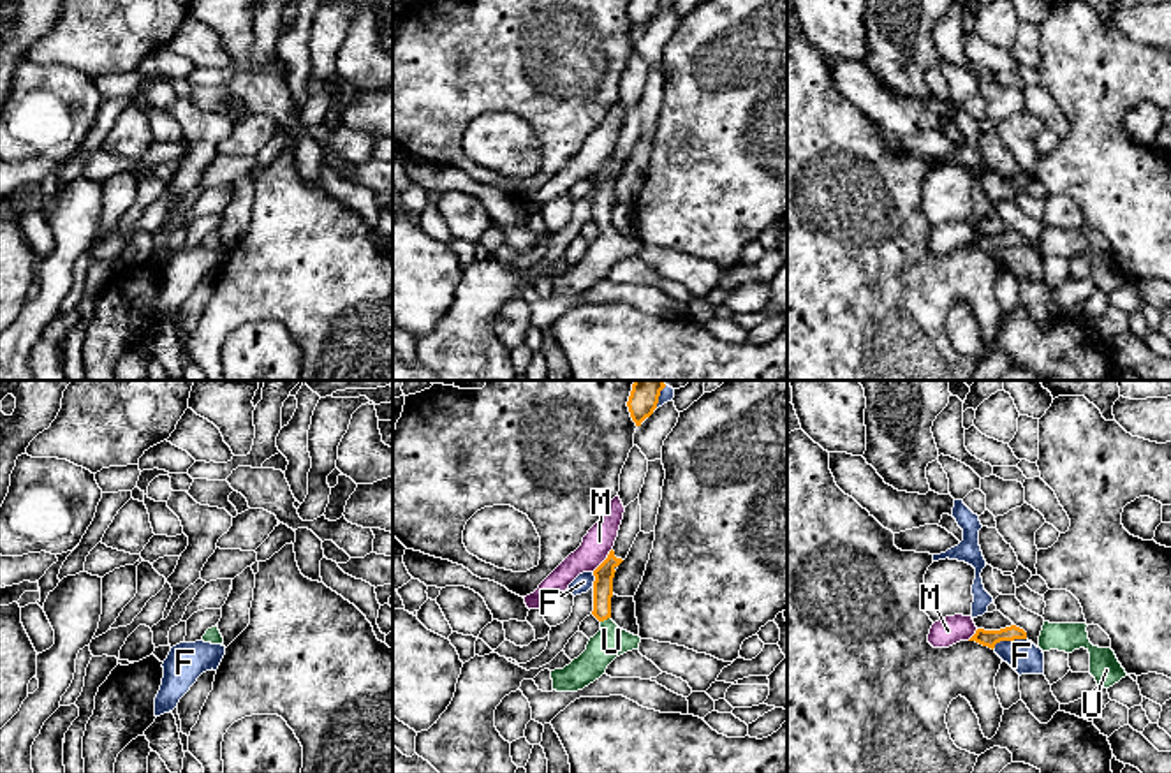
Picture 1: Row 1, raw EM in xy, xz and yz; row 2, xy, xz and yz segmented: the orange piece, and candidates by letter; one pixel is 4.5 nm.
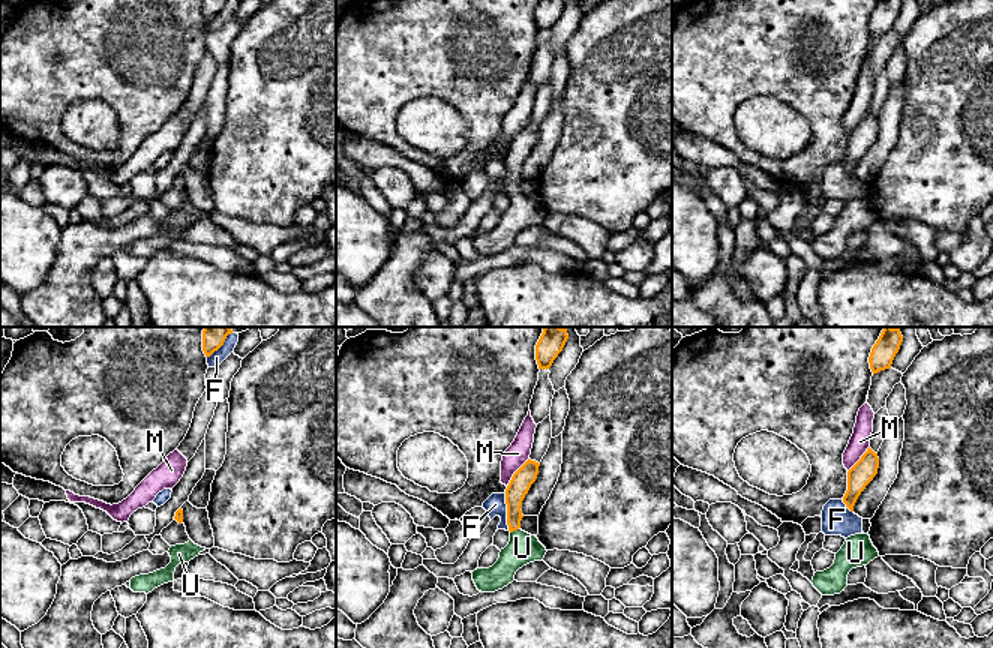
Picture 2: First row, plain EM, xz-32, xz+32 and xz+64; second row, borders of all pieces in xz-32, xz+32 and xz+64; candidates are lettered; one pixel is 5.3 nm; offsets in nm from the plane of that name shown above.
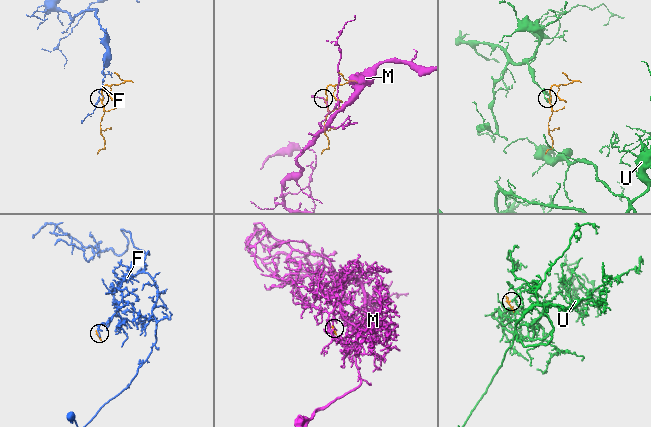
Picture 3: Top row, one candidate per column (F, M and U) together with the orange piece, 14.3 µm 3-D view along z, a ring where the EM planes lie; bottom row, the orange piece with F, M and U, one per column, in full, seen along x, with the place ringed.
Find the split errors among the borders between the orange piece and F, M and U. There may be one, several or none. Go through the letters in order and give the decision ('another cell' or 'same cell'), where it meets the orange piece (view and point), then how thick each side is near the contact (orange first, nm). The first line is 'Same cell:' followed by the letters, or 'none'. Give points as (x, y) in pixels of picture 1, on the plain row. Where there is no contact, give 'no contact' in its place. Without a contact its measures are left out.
Same cell: U
F: another cell | yz (1008, 245) | 80/150 nm
M: another cell | xz (604, 166) | 100/140 nm
U: same cell | xz (604, 224) | 100/150 nm

